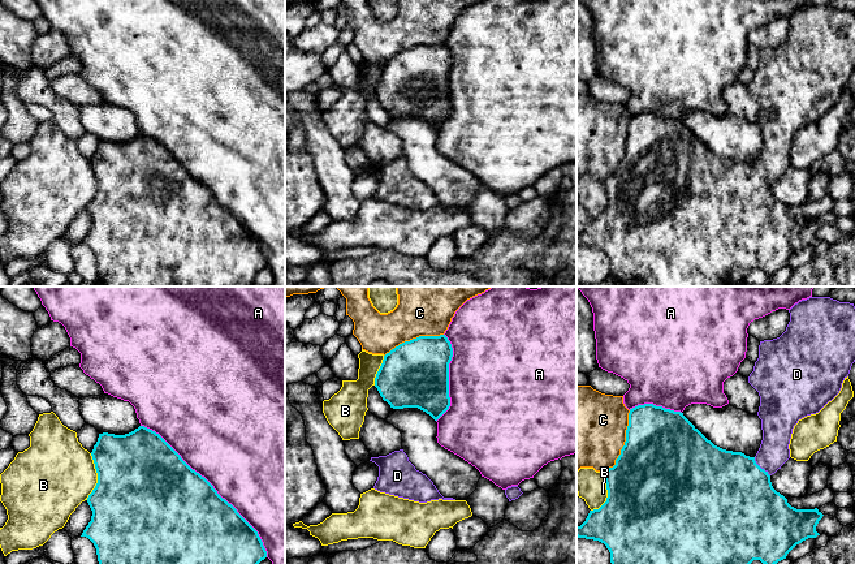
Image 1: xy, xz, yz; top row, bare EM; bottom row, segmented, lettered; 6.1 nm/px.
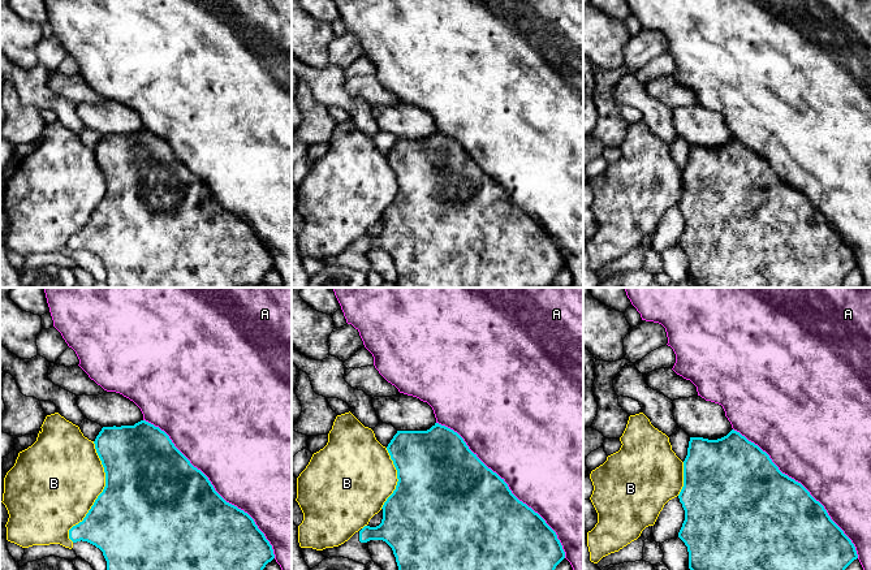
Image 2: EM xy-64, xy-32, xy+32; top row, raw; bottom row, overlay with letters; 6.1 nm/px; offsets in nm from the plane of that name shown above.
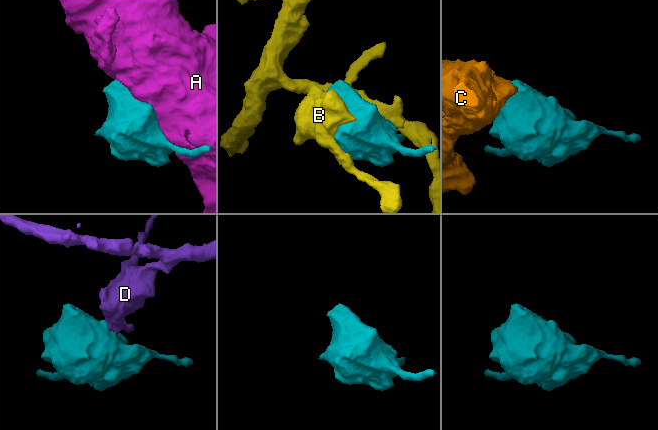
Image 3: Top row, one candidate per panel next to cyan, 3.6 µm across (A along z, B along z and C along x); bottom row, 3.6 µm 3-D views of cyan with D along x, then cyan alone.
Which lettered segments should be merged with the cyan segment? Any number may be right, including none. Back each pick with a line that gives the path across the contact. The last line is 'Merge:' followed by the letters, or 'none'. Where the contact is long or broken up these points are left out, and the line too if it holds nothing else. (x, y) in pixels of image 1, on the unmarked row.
D: runs through yz (728, 201), (759, 175), (773, 160)
Merge: D

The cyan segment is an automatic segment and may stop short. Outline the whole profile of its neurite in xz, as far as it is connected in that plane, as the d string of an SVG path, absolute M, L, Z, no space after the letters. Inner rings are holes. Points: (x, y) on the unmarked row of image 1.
M445 43L405 49L384 64L375 95L390 116L418 116L437 129L450 115L452 65Z

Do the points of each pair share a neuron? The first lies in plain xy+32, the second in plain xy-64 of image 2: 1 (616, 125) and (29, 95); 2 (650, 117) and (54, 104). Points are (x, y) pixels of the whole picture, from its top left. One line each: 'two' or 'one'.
1: two
2: one

